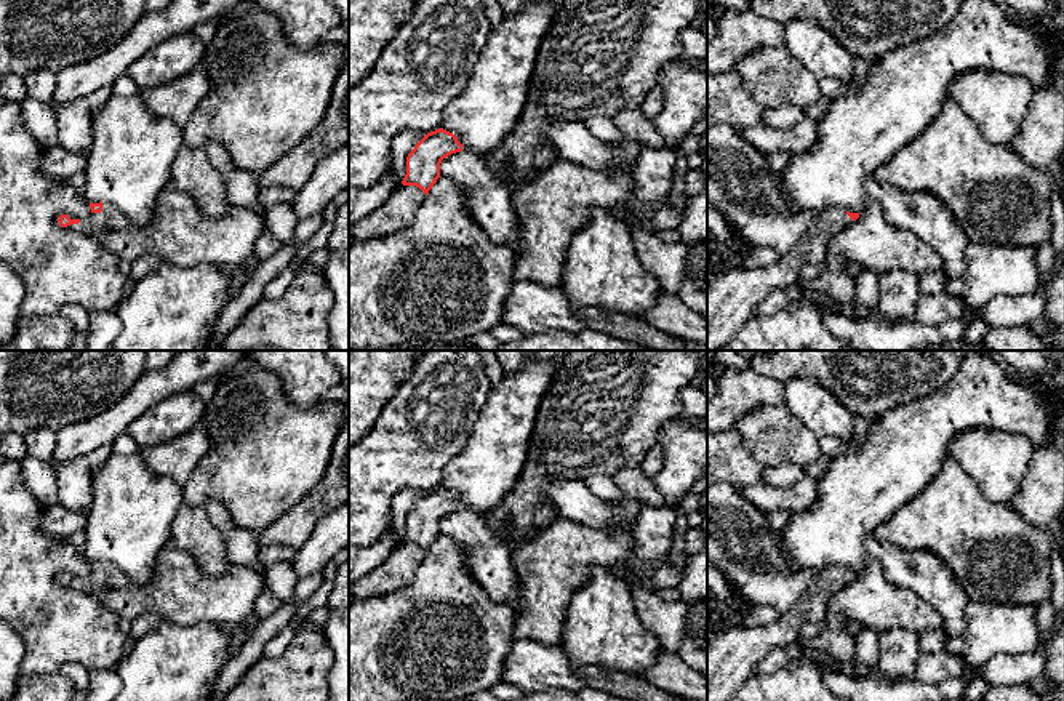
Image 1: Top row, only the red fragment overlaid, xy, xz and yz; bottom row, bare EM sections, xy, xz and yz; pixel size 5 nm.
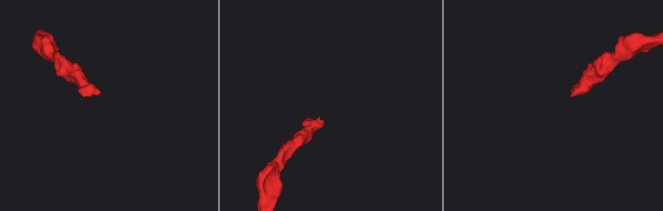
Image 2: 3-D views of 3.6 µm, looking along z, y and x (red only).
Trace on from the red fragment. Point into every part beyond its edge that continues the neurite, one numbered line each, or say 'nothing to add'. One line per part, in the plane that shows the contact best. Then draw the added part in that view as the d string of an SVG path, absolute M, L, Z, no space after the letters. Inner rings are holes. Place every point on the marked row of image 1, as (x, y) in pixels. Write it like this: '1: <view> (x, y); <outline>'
1: xy (111, 218); M102 203L101 213L91 213L88 218L82 218L78 224L70 224L75 230L91 237L107 230L130 230L131 221L117 208L109 203Z

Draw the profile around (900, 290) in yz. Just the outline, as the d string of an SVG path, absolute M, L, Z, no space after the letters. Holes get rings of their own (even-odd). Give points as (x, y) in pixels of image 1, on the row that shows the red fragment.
M891 270L880 275L880 302L875 315L896 322L912 317L920 301L920 275L910 270Z

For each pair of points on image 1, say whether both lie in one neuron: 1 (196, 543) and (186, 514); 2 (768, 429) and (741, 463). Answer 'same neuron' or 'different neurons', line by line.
1: same neuron
2: different neurons

